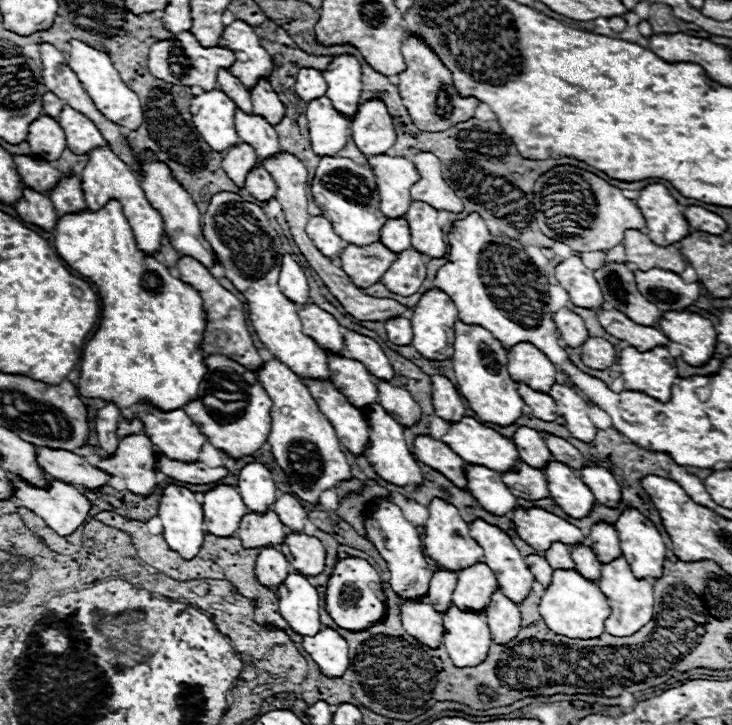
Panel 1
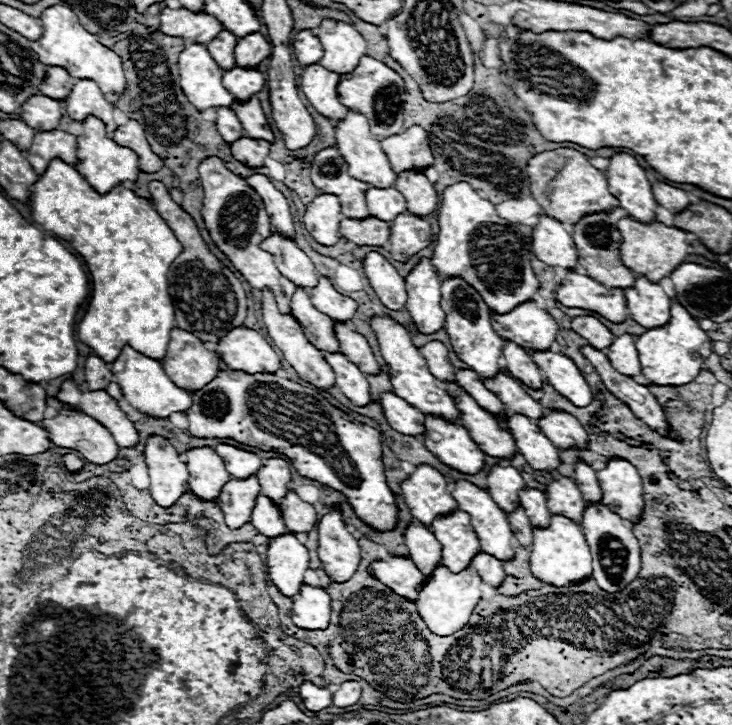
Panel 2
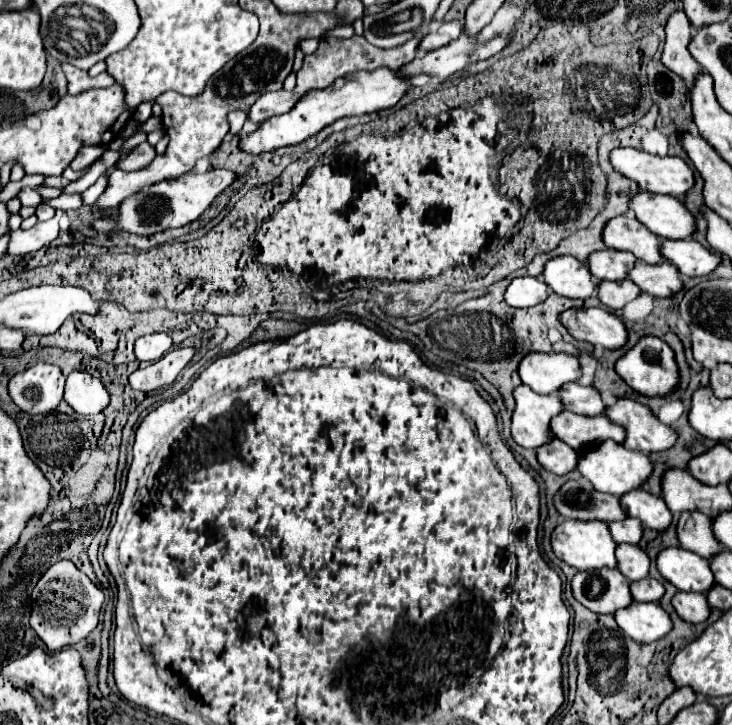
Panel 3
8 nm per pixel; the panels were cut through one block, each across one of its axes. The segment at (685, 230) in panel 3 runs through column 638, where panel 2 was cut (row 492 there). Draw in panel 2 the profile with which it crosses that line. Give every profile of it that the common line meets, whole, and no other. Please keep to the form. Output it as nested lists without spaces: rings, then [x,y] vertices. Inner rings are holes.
[[[192,448],[184,454],[188,466],[190,490],[200,496],[200,500],[218,500],[224,482],[232,476],[224,468],[222,458],[212,448]]]

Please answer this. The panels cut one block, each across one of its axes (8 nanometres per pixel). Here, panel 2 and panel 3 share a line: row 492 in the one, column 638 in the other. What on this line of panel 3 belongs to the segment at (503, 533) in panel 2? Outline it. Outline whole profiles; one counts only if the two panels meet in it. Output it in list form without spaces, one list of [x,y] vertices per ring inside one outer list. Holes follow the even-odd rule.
[[[606,440],[606,442],[600,442],[598,448],[588,450],[580,456],[578,470],[582,472],[584,478],[588,478],[594,484],[596,490],[608,492],[608,494],[614,494],[614,496],[624,496],[626,492],[642,488],[642,484],[650,478],[654,464],[652,464],[648,454],[632,452],[632,450],[616,444],[614,440]]]

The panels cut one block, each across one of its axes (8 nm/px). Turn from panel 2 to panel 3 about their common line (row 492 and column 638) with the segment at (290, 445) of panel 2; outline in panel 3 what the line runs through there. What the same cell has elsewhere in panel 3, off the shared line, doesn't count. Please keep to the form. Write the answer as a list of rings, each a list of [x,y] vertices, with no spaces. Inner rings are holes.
[[[644,336],[632,350],[628,350],[616,362],[616,372],[634,392],[638,392],[642,396],[668,396],[680,384],[680,374],[678,374],[678,364],[674,358],[674,350],[666,342],[658,340],[656,336]]]

